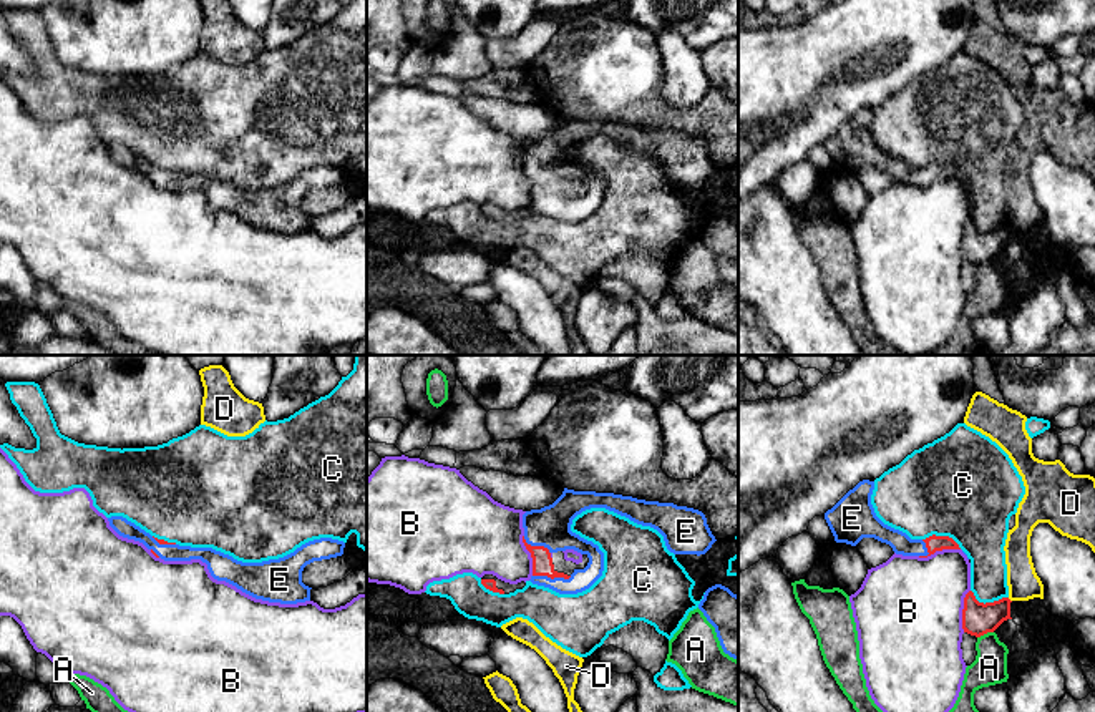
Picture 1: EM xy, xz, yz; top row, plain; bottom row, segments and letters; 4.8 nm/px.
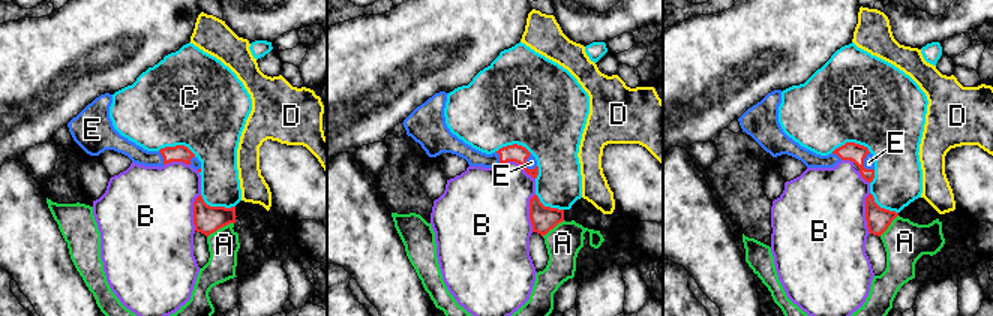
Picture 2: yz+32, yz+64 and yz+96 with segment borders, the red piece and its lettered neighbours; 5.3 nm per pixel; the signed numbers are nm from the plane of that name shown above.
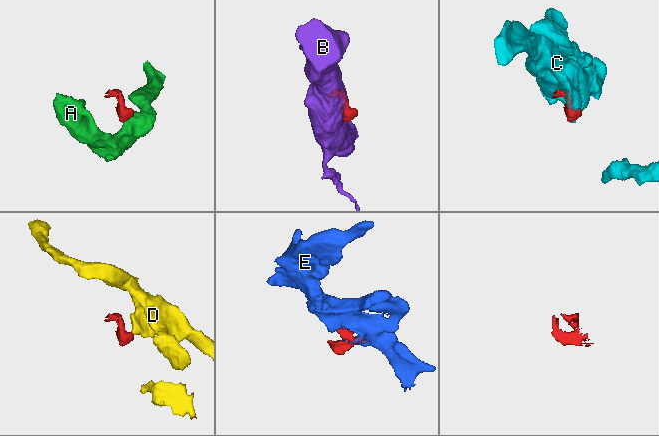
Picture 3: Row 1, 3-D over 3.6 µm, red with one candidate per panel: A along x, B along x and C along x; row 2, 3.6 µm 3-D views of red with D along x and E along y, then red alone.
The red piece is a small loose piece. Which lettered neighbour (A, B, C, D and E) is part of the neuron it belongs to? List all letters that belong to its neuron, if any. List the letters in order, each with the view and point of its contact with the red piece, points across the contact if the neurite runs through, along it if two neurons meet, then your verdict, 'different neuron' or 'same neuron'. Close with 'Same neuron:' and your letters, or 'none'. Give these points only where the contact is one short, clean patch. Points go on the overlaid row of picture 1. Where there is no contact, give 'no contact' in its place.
A: contact yz (984, 633); border yz (992, 631), (978, 638); different neuron
B: contact yz (938, 550); different neuron
C: contact yz (987, 603); different neuron
D: contact yz (1009, 599); border yz (1007, 598), (1011, 601); different neuron
E: contact xz (553, 578); same neuron
Same neuron: E

